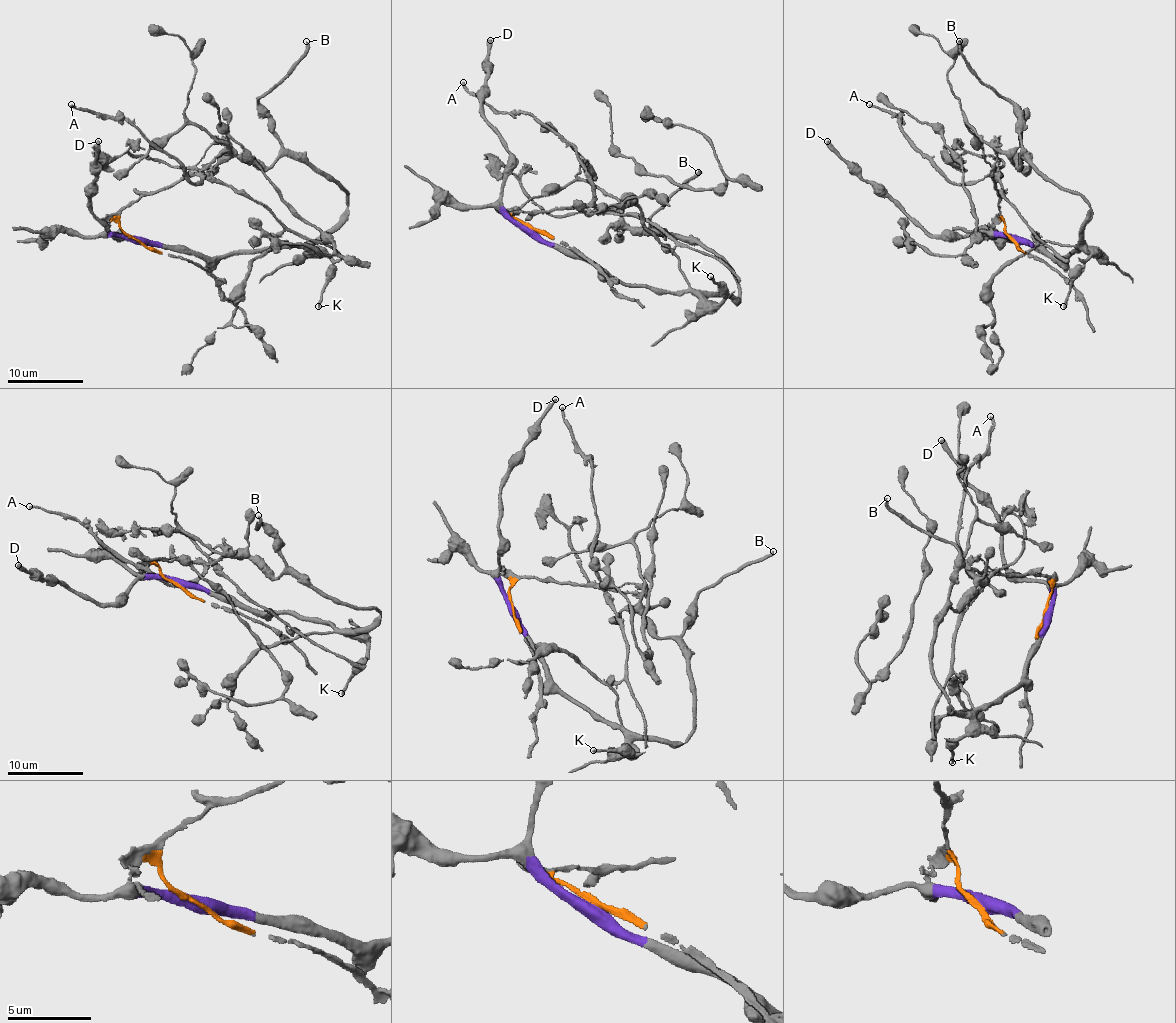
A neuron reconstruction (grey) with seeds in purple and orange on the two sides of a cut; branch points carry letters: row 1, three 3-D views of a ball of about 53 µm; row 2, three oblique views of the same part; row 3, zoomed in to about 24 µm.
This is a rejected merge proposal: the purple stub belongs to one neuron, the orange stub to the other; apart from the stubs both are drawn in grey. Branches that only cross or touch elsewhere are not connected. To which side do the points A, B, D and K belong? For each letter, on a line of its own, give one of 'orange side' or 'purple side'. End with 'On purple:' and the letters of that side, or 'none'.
A: orange side
B: purple side
D: purple side
K: purple side
On purple: B, D, K

